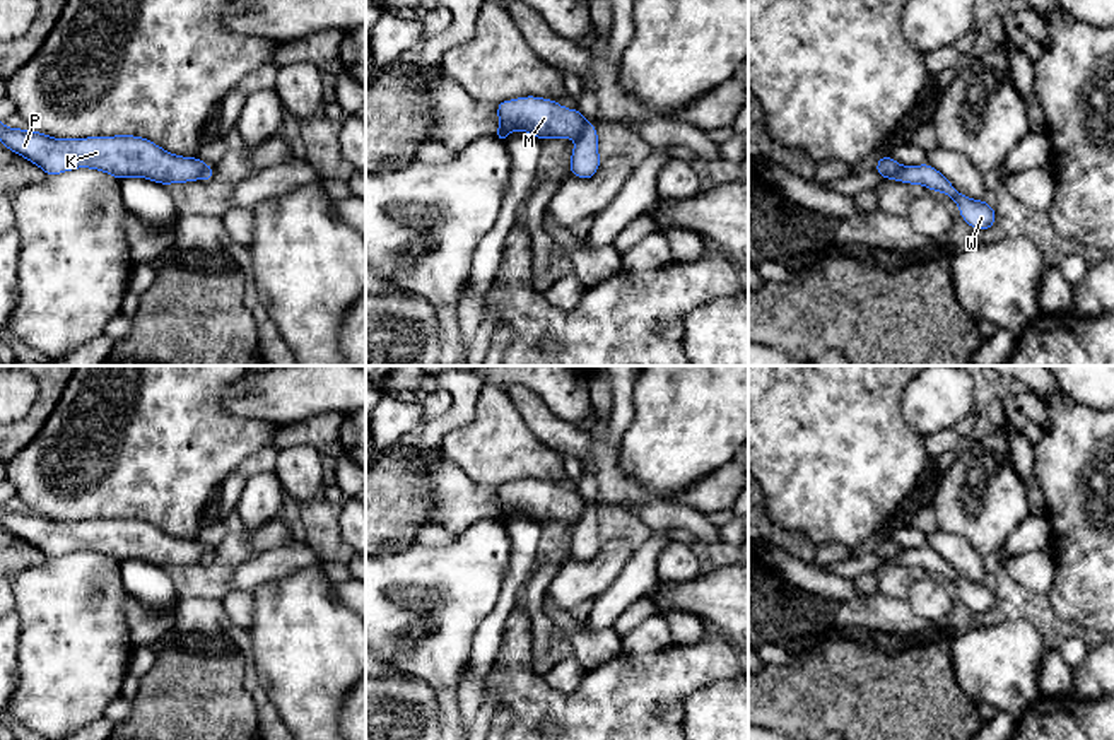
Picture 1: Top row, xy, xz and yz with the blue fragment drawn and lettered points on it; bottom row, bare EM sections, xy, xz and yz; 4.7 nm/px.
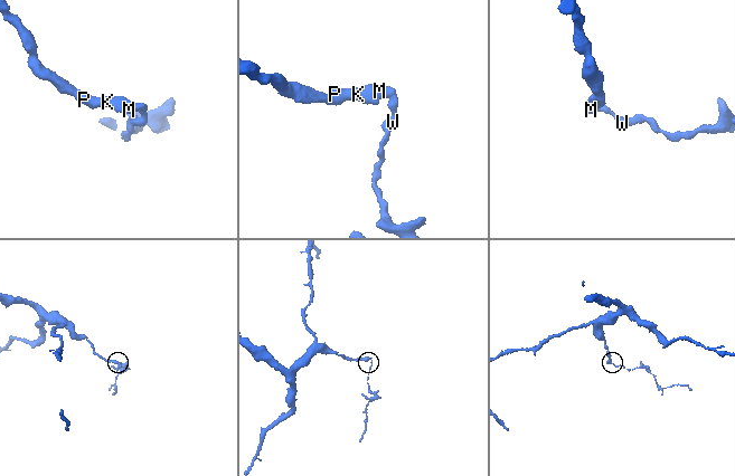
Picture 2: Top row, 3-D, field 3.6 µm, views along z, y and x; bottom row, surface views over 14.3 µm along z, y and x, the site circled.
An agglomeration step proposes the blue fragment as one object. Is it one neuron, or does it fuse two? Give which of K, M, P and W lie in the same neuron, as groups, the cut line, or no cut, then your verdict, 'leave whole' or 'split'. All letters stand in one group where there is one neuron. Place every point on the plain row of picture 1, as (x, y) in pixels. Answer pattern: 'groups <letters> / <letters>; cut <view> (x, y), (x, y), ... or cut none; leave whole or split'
groups K M P / W; cut xz (590, 505), (576, 520); split

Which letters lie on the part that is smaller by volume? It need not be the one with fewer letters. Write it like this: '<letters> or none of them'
W

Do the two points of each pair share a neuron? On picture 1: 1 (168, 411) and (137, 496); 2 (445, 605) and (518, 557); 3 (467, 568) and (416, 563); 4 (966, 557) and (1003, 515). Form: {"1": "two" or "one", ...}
{"1": "one", "2": "two", "3": "one", "4": "two"}

